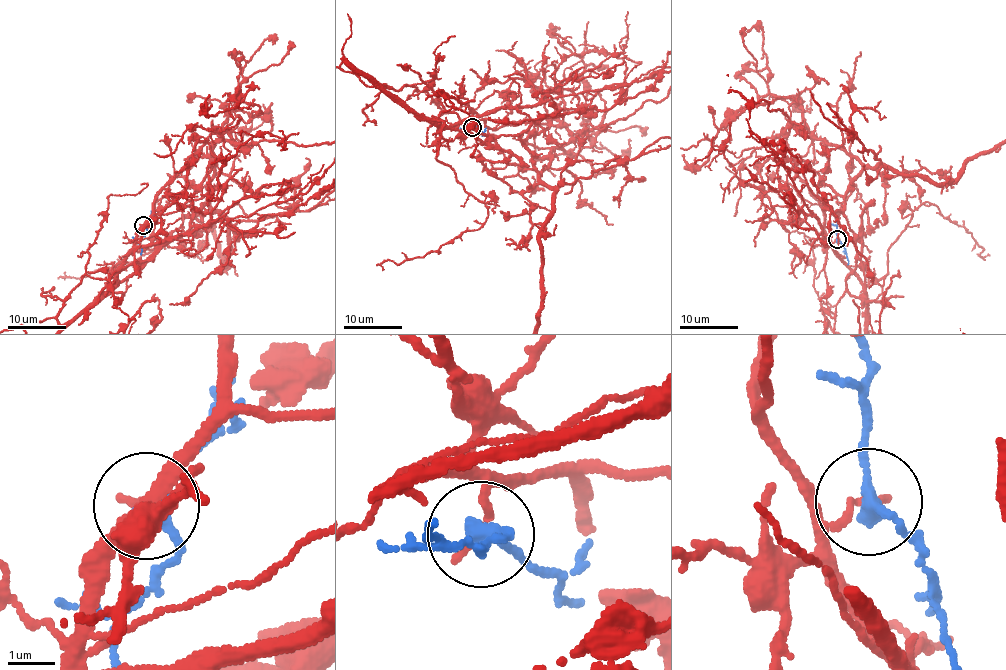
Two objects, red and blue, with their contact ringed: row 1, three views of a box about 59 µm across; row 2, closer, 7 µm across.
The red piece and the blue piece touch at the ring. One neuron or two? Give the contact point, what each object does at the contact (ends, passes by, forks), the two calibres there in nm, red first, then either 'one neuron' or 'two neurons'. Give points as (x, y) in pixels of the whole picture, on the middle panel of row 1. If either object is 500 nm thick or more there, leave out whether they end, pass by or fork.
(472, 127) | red ends | blue passes by | 180/300 nm | two neurons

